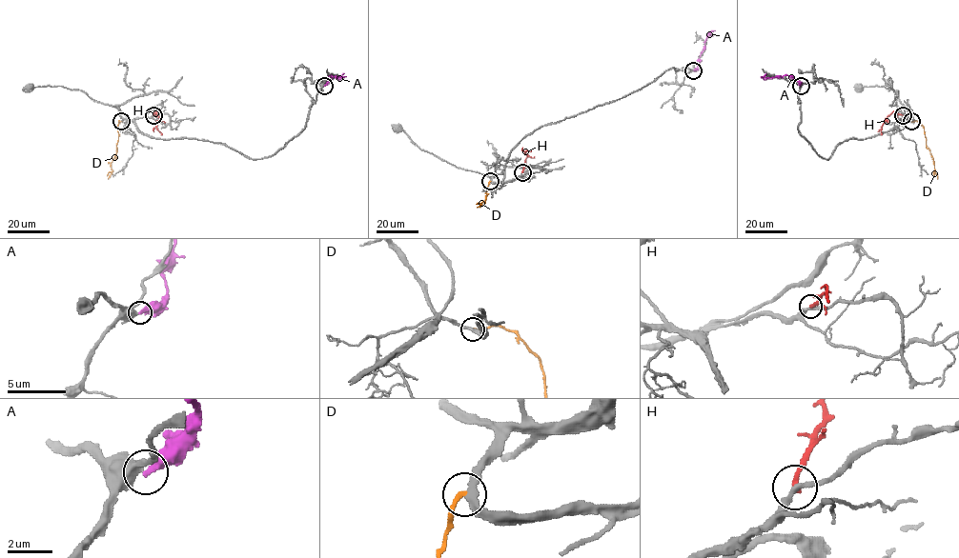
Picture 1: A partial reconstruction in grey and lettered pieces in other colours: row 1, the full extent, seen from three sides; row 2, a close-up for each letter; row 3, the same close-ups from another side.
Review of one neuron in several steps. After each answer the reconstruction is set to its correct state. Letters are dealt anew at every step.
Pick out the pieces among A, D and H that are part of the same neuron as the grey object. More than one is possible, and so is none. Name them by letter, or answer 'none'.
none

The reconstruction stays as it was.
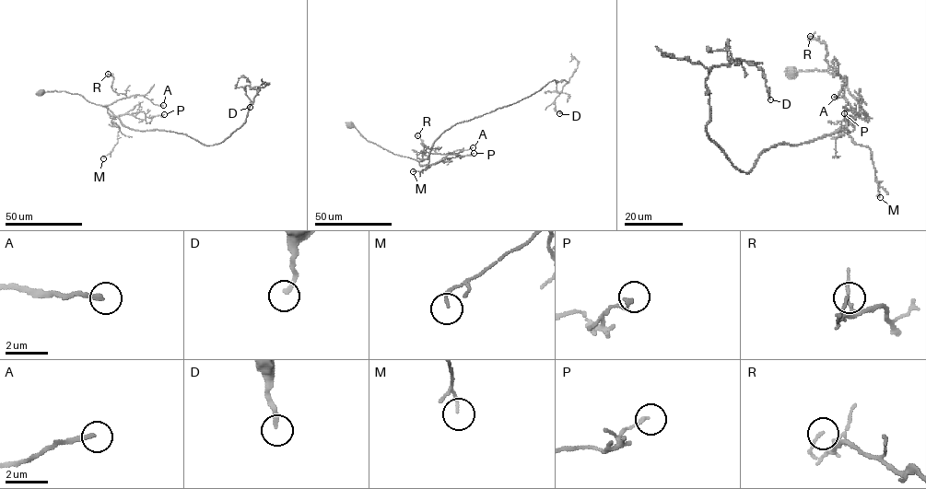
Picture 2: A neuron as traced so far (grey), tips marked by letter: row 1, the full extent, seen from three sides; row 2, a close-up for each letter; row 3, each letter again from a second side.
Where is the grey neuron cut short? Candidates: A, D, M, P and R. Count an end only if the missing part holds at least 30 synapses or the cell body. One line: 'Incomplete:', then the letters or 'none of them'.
Incomplete: D

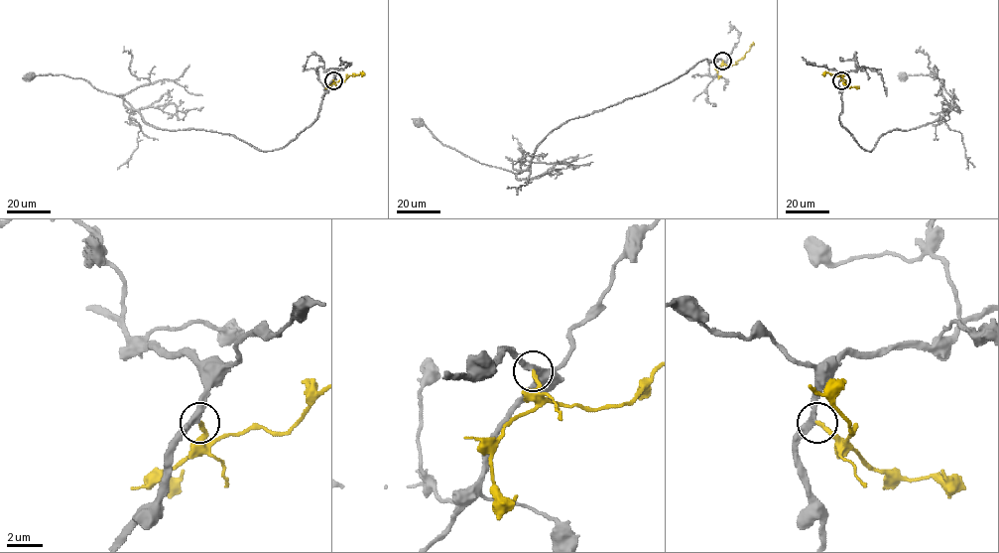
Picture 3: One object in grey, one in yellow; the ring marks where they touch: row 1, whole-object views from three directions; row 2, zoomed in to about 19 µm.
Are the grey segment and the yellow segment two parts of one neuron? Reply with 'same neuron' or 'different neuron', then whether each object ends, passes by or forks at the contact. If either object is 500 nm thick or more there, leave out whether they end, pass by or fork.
same neuron; grey passes by; yellow ends there

